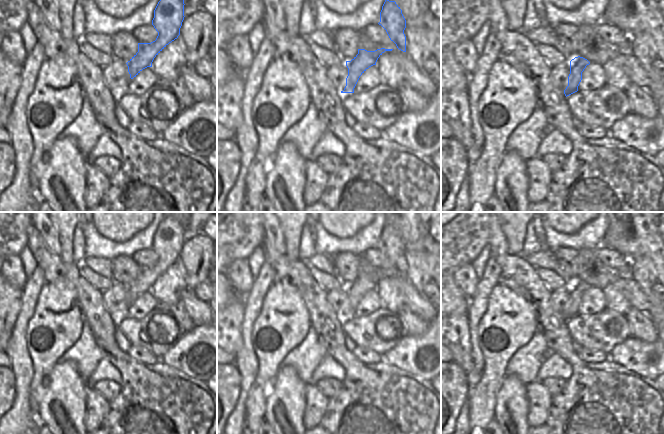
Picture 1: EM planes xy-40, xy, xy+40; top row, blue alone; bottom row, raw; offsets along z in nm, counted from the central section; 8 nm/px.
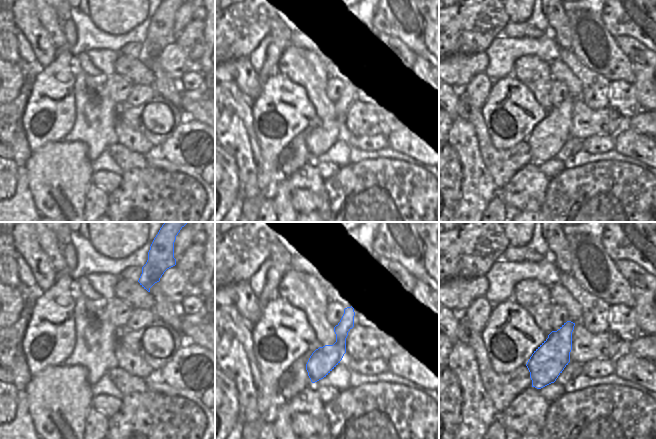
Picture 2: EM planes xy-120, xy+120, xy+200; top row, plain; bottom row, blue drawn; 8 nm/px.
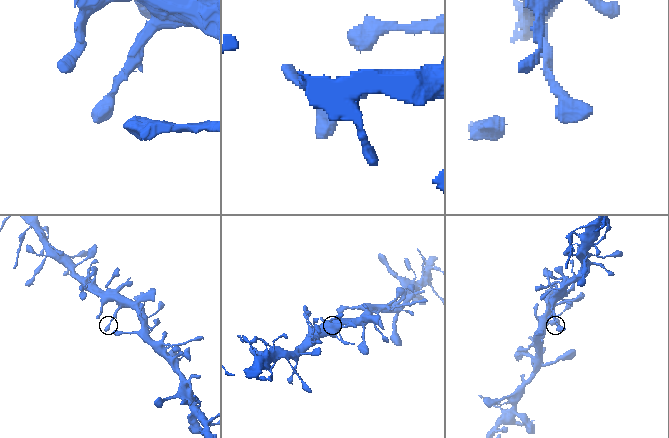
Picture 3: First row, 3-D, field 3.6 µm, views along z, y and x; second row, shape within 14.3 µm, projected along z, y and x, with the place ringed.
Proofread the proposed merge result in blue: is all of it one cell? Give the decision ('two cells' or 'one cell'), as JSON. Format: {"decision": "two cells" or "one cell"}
{"decision": "one cell"}

